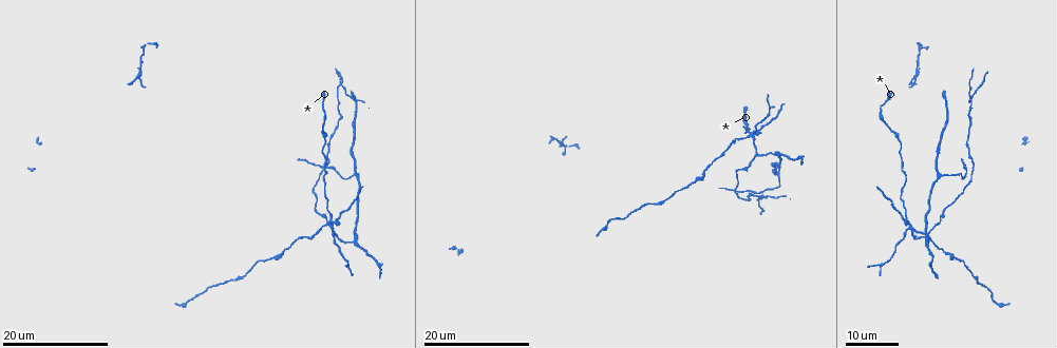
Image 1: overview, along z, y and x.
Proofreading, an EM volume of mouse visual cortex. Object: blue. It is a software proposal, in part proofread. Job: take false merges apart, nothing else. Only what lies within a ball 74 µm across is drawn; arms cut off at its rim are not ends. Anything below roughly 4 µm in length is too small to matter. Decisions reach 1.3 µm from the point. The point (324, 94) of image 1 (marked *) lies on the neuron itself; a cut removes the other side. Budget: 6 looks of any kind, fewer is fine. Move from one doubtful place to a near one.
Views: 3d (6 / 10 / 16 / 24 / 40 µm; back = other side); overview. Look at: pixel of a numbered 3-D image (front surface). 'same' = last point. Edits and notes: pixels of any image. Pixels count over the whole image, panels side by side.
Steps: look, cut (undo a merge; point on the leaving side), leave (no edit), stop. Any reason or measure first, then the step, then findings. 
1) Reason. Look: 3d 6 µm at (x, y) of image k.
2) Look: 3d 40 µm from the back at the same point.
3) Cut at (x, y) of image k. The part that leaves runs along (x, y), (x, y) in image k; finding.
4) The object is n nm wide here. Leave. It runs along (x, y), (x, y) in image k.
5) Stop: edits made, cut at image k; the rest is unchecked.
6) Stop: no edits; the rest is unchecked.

Three arms meet. Look: 3d 24 µm at (755, 153) of image 1.

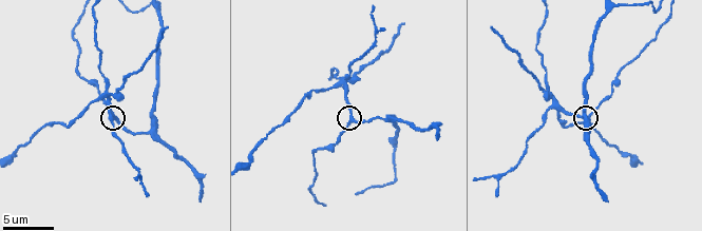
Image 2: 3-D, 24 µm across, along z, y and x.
Look: 3d 10 µm at (351, 117) of image 2.

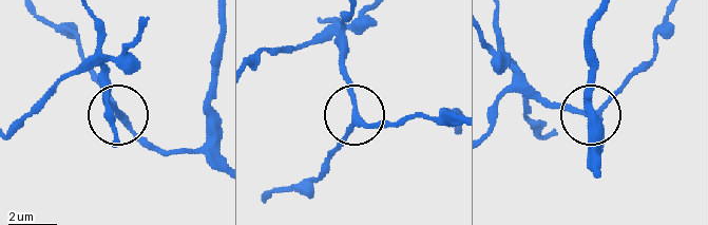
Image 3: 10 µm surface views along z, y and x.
Leave. It runs along (323, 20), (336, 25), (356, 115), (371, 123), (400, 123) in image 3; all the same neuron.

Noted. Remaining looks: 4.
A fork. Look: 3d 10 µm at (390, 120) of image 2.

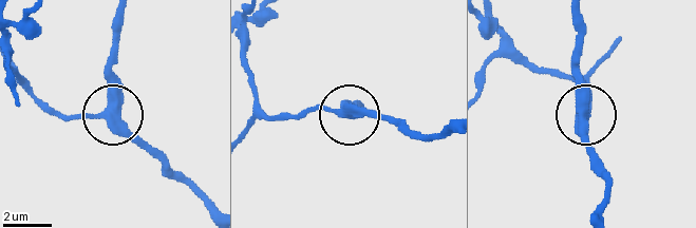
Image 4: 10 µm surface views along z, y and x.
Look: 3d 6 µm at (354, 113) of image 4.

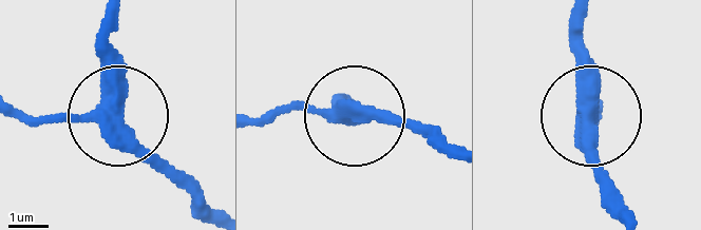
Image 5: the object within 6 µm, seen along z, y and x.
The object is 410 nm wide here. Leave. It runs along (260, 116), (330, 109), (438, 129) in image 5; all the same neuron.

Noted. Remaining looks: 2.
A fork. Look: 3d 10 µm at (395, 148) of image 2.

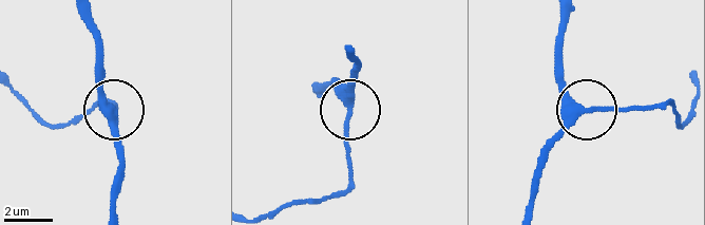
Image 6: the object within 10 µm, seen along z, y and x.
Leave. It runs along (527, 205), (537, 163), (582, 114), (593, 108), (664, 108) in image 6; one neuron here.

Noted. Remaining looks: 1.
Stop: no edits; the rest is unchecked.

